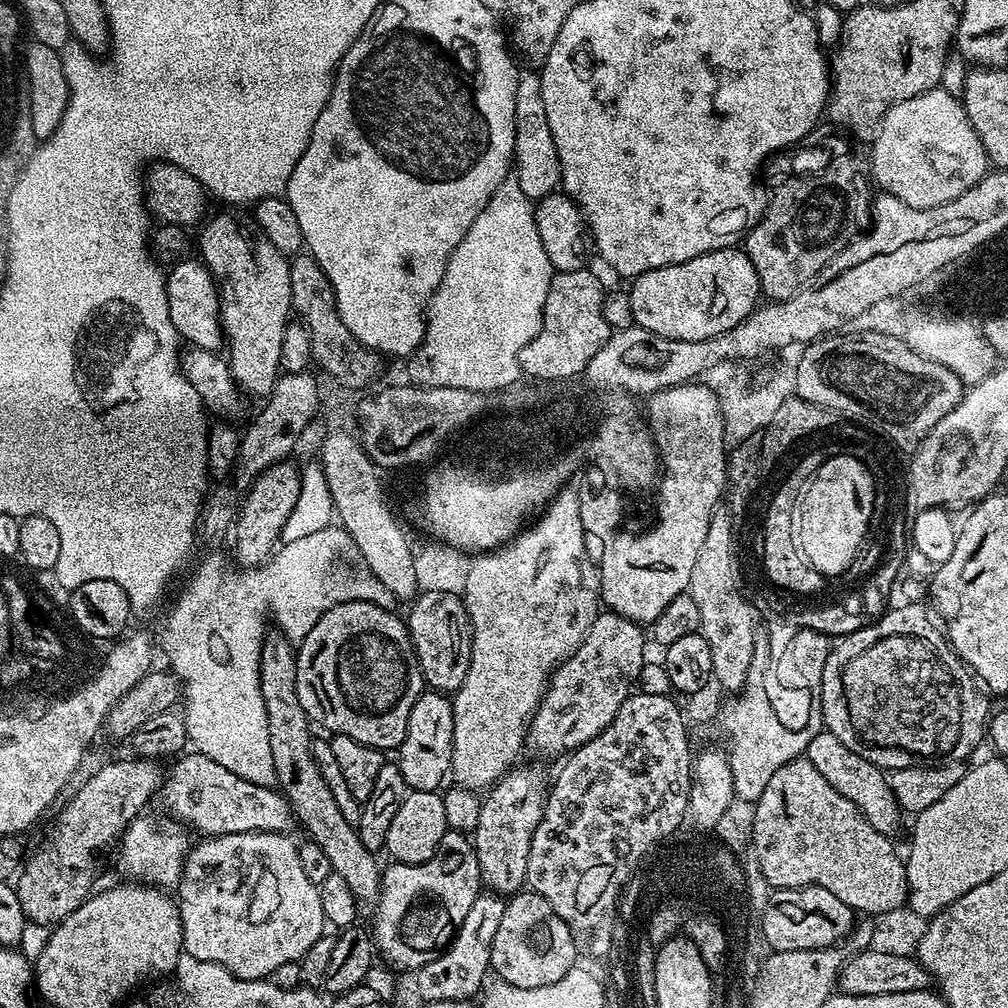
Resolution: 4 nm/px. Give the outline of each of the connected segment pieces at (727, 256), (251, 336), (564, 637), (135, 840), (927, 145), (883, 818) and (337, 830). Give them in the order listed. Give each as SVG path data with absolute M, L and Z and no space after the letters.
M735 247L730 248L719 248L716 252L707 252L702 254L698 258L690 258L686 262L681 264L671 264L670 266L662 266L661 268L655 268L649 272L644 272L641 276L635 277L631 281L632 288L630 287L630 295L632 297L632 309L634 310L634 321L639 327L644 328L648 332L653 332L659 336L665 336L671 340L705 340L711 336L717 336L722 334L726 330L730 330L734 326L739 324L746 319L757 307L758 301L761 299L762 293L760 290L760 279L758 274L754 270L754 266L750 262L747 251L737 250Z
M220 212L210 220L199 229L198 256L211 272L220 293L220 323L226 337L226 352L230 357L232 377L245 393L248 391L252 396L267 397L275 388L282 372L282 340L286 338L286 326L290 323L290 313L293 311L290 260L279 252L274 242L270 242L270 238L266 238L266 234L255 223L240 224L239 218L232 212Z
M564 490L548 505L543 515L539 517L531 526L524 528L516 539L496 549L491 554L480 554L475 557L472 565L467 565L465 590L462 595L464 608L468 611L470 621L470 639L472 641L472 661L468 664L467 672L463 673L461 682L454 692L452 709L454 710L454 742L452 743L452 766L450 776L459 787L471 788L473 790L487 790L517 763L516 755L526 744L528 726L532 715L536 713L536 707L540 705L540 699L550 683L550 677L556 670L557 664L567 656L572 655L572 651L584 641L584 636L588 632L588 627L594 622L594 618L601 611L602 601L600 599L600 569L597 561L588 557L588 548L584 545L586 533L580 521L581 497Z
M140 814L128 823L128 828L118 841L120 857L116 860L116 868L124 878L139 878L143 883L153 885L161 890L172 890L180 883L180 875L184 872L184 862L188 858L189 829L175 818L163 820L160 816Z
M937 86L932 89L931 92L923 92L922 94L918 94L914 98L910 98L909 100L903 100L902 102L898 102L893 108L889 108L888 112L884 116L883 120L880 121L880 126L879 128L876 129L874 133L874 139L871 141L872 144L872 172L871 175L874 177L876 175L876 180L878 183L881 184L883 191L887 193L889 196L897 196L902 202L906 202L910 206L914 206L915 208L933 208L934 206L942 206L946 202L950 202L951 200L956 200L958 197L960 197L962 194L966 194L966 190L970 190L973 186L978 183L978 181L984 179L986 175L986 169L984 169L984 164L986 165L986 157L984 154L984 147L980 145L980 139L978 138L978 134L976 131L972 128L972 123L968 121L968 114L967 112L964 111L964 105L961 103L959 99L956 99L954 97L951 97L950 94L946 94L943 92L943 90Z
M827 730L810 738L806 758L812 763L814 770L818 770L818 774L822 774L822 778L826 778L826 782L830 782L830 786L834 786L838 794L842 794L842 798L850 798L850 802L858 806L858 810L864 813L866 822L870 822L870 826L874 826L878 834L895 837L895 832L900 828L902 810L890 790L887 775L874 762L866 762L866 758L854 754L854 750L842 746L835 734Z
M272 630L265 635L260 651L260 689L266 706L276 784L292 807L295 821L308 831L307 839L322 846L330 858L333 872L342 874L342 879L349 884L356 899L357 913L361 917L372 918L380 897L382 864L376 861L374 853L362 846L362 838L356 833L354 825L346 822L342 810L338 810L338 802L334 802L334 794L330 794L330 786L326 786L326 778L322 778L320 767L316 765L312 753L313 725L308 719L308 712L302 710L302 702L298 702L296 693L296 654L293 641L279 631Z

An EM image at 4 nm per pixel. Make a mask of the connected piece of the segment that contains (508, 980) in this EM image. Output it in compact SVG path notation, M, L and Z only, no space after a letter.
M521 890L511 897L504 905L502 922L498 922L498 934L494 934L494 942L490 946L490 968L497 972L499 979L506 984L513 984L519 988L537 988L538 986L550 986L558 982L571 972L577 963L578 953L574 946L574 938L570 938L570 930L558 914L554 914L554 906L546 902L538 893L531 890Z

